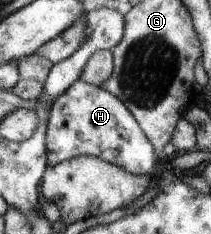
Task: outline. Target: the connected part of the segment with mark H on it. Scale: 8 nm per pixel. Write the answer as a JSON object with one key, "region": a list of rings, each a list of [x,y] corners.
{"region":[[[81,78],[53,102],[47,124],[49,166],[82,155],[96,156],[137,174],[151,174],[158,165],[157,149],[125,103]]]}

